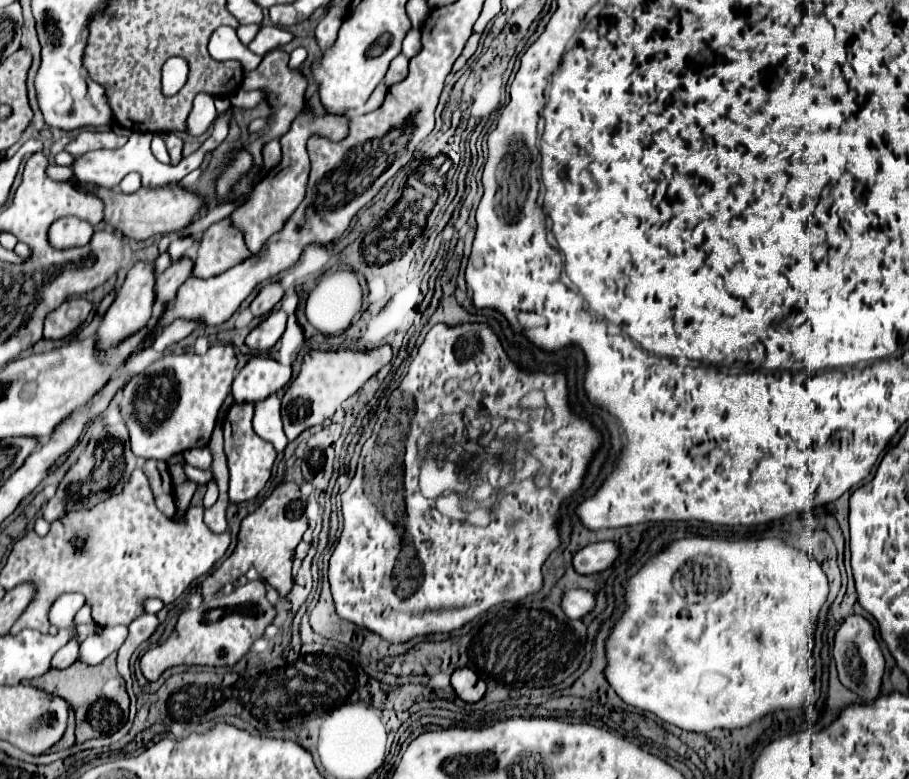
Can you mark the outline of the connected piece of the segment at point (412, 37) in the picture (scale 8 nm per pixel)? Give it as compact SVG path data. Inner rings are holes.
M409 30L407 32L407 36L405 36L405 40L403 40L403 54L407 56L407 58L413 58L415 54L419 54L421 52L421 32L419 30Z

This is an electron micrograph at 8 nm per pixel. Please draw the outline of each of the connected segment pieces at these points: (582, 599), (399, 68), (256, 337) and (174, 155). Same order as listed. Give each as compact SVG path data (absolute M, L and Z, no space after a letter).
M569 590L563 596L563 612L569 618L583 618L595 608L595 596L587 590Z
M403 54L393 58L393 62L391 62L391 66L389 66L389 70L386 72L384 83L387 86L393 86L393 84L405 80L407 78L407 64L409 64L409 60Z
M283 310L269 312L259 326L255 326L247 336L247 346L253 350L269 350L285 332L287 314Z
M165 134L165 142L167 142L167 150L169 150L169 156L171 156L171 166L179 164L179 160L183 158L181 152L183 152L183 140L175 134Z

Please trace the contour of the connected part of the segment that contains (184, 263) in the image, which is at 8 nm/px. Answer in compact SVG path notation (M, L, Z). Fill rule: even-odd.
M183 256L181 260L173 262L165 272L161 272L157 276L157 300L155 300L155 306L153 306L153 314L159 314L163 304L173 300L179 286L191 276L193 272L193 260L189 256Z

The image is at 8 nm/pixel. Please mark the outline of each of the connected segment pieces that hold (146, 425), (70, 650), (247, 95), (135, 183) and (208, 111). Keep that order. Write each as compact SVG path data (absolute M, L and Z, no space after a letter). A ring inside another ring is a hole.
M211 346L205 354L169 354L133 376L121 396L121 412L131 434L131 450L141 458L169 460L173 454L209 444L223 400L235 378L233 346Z
M74 636L63 648L58 650L53 656L51 667L57 669L65 669L71 666L79 656L79 644L77 637Z
M237 92L231 96L231 106L235 108L253 108L259 104L259 100L265 100L263 92Z
M129 172L129 174L121 180L121 184L119 184L121 192L127 192L127 194L135 192L139 186L141 186L141 176L139 176L139 172Z
M201 92L193 101L193 108L187 118L187 134L189 136L201 136L211 122L215 120L217 110L213 104L213 96Z

